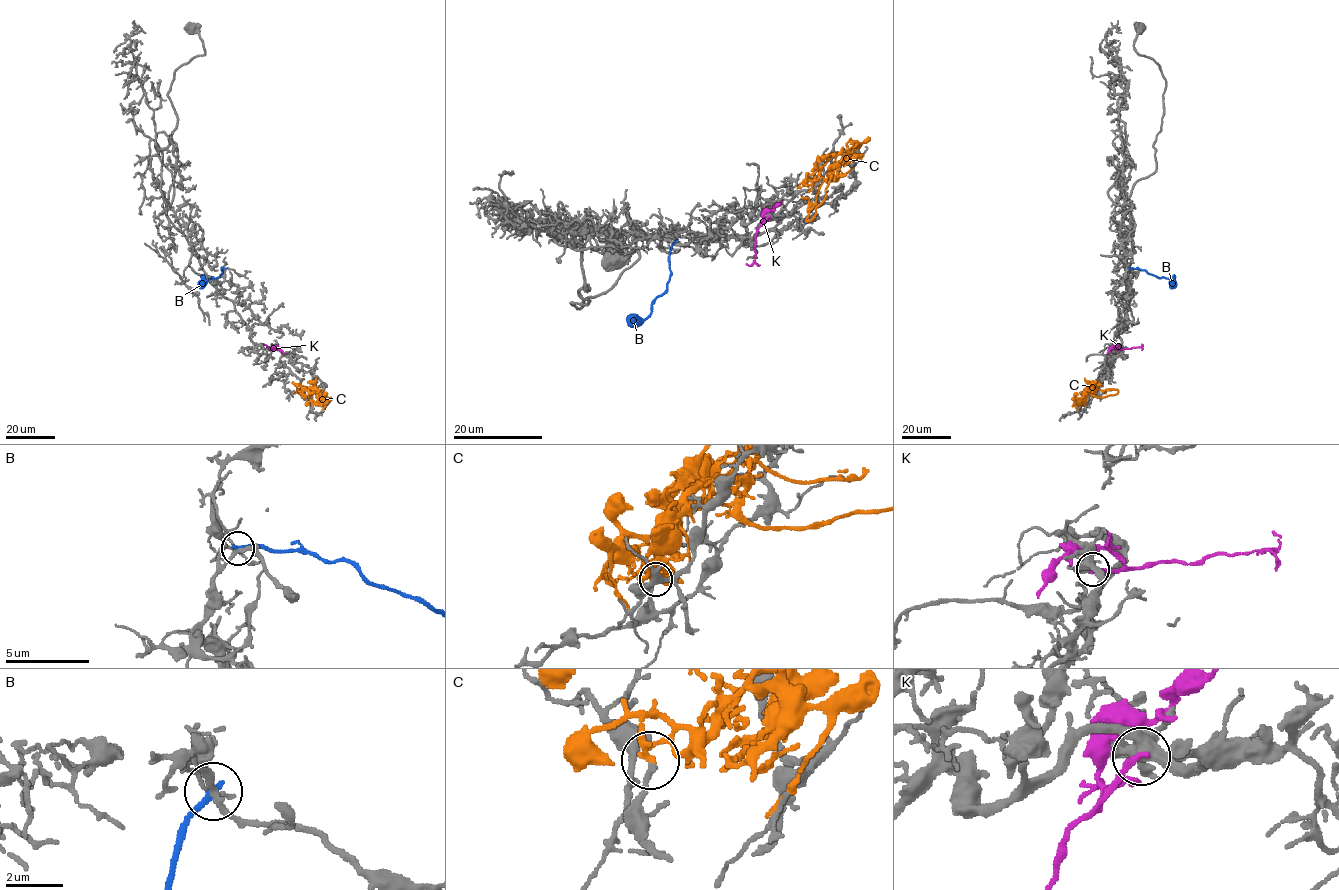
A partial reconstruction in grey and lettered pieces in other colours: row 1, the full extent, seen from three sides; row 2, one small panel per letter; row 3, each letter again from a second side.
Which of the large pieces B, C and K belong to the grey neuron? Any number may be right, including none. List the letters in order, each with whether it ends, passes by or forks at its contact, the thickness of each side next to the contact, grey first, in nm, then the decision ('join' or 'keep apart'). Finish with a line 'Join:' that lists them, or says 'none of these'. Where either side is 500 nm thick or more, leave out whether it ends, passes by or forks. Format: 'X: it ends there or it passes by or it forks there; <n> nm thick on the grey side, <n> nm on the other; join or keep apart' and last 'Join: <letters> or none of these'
B: it ends there; 240 nm thick on the grey side, 240 nm on the other; keep apart
C: it ends there; 200 nm thick on the grey side, 240 nm on the other; keep apart
K: it ends there; 440 nm thick on the grey side, 200 nm on the other; keep apart
Join: none of these

